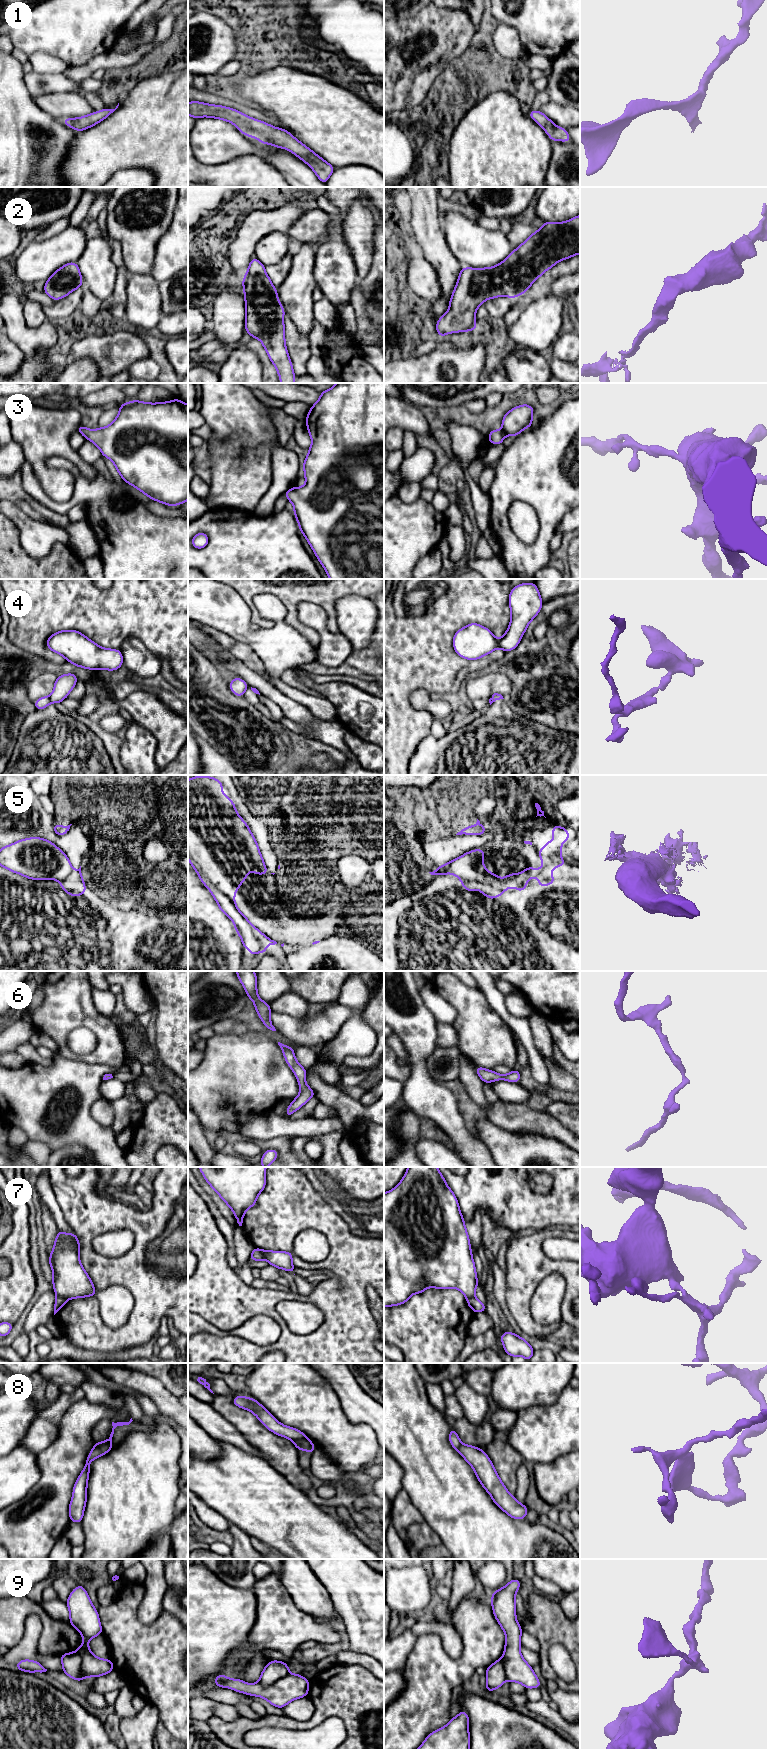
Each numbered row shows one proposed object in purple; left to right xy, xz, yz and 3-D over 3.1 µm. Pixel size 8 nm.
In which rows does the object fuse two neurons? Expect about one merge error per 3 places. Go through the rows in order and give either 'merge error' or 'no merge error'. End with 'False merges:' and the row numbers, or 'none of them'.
1: no merge error
2: no merge error
3: no merge error
4: no merge error
5: merge error
6: no merge error
7: merge error
8: merge error
9: merge error
False merges: 5, 7, 8, 9

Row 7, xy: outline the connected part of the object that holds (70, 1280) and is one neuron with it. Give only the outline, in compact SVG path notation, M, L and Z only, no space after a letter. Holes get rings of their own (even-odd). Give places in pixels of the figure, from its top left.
M58 1230L49 1257L53 1271L53 1288L57 1296L66 1299L96 1296L93 1282L79 1259L80 1243L76 1234Z

